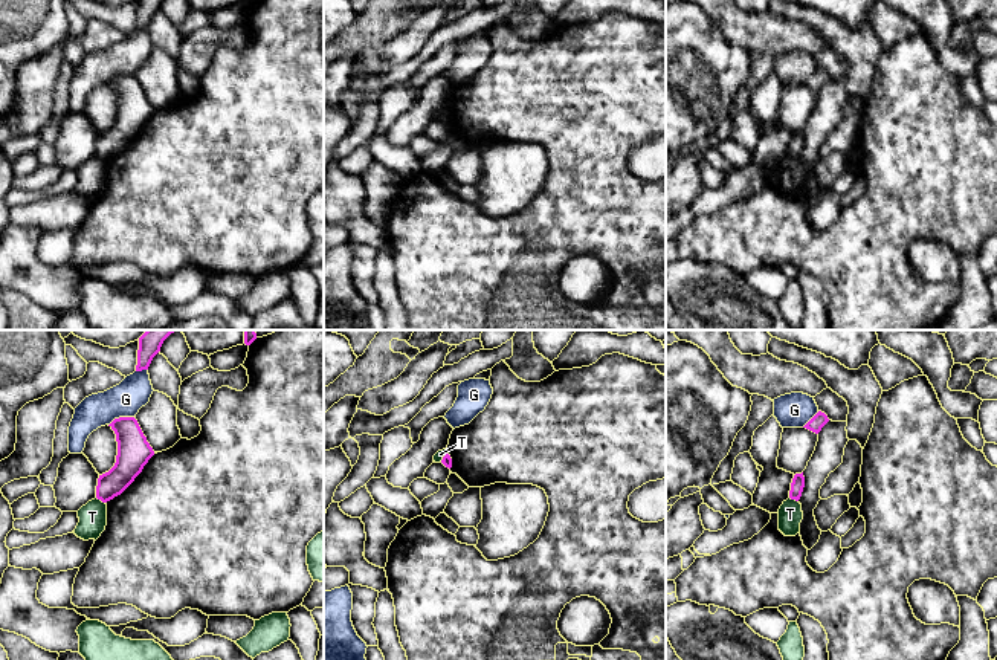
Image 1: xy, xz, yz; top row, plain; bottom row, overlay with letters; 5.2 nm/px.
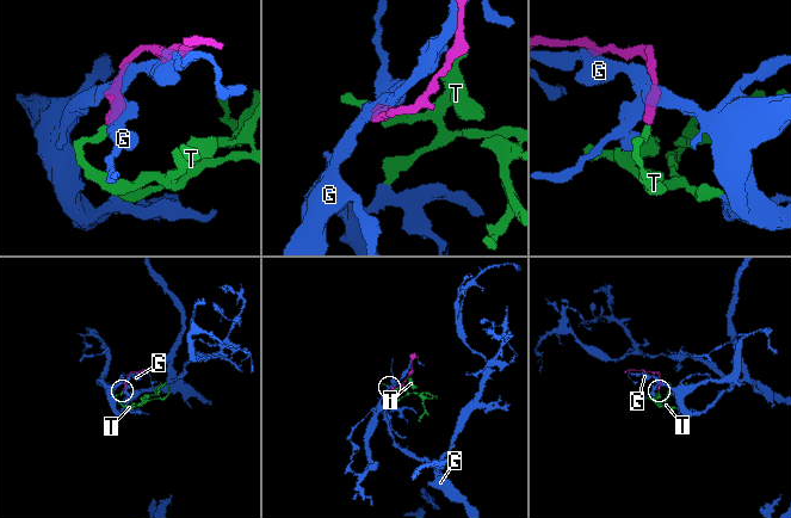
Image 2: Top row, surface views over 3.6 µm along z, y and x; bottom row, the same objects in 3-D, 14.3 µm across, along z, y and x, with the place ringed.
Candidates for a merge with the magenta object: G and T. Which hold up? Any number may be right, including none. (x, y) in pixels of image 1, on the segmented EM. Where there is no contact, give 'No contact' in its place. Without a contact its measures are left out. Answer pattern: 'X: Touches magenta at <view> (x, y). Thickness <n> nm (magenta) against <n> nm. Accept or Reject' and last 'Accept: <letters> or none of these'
G: Touches magenta at xy (121, 417). Thickness 180 nm (magenta) against 180 nm. Reject
T: Touches magenta at xy (101, 500). Thickness 150 nm (magenta) against 140 nm. Reject
Accept: none of these

